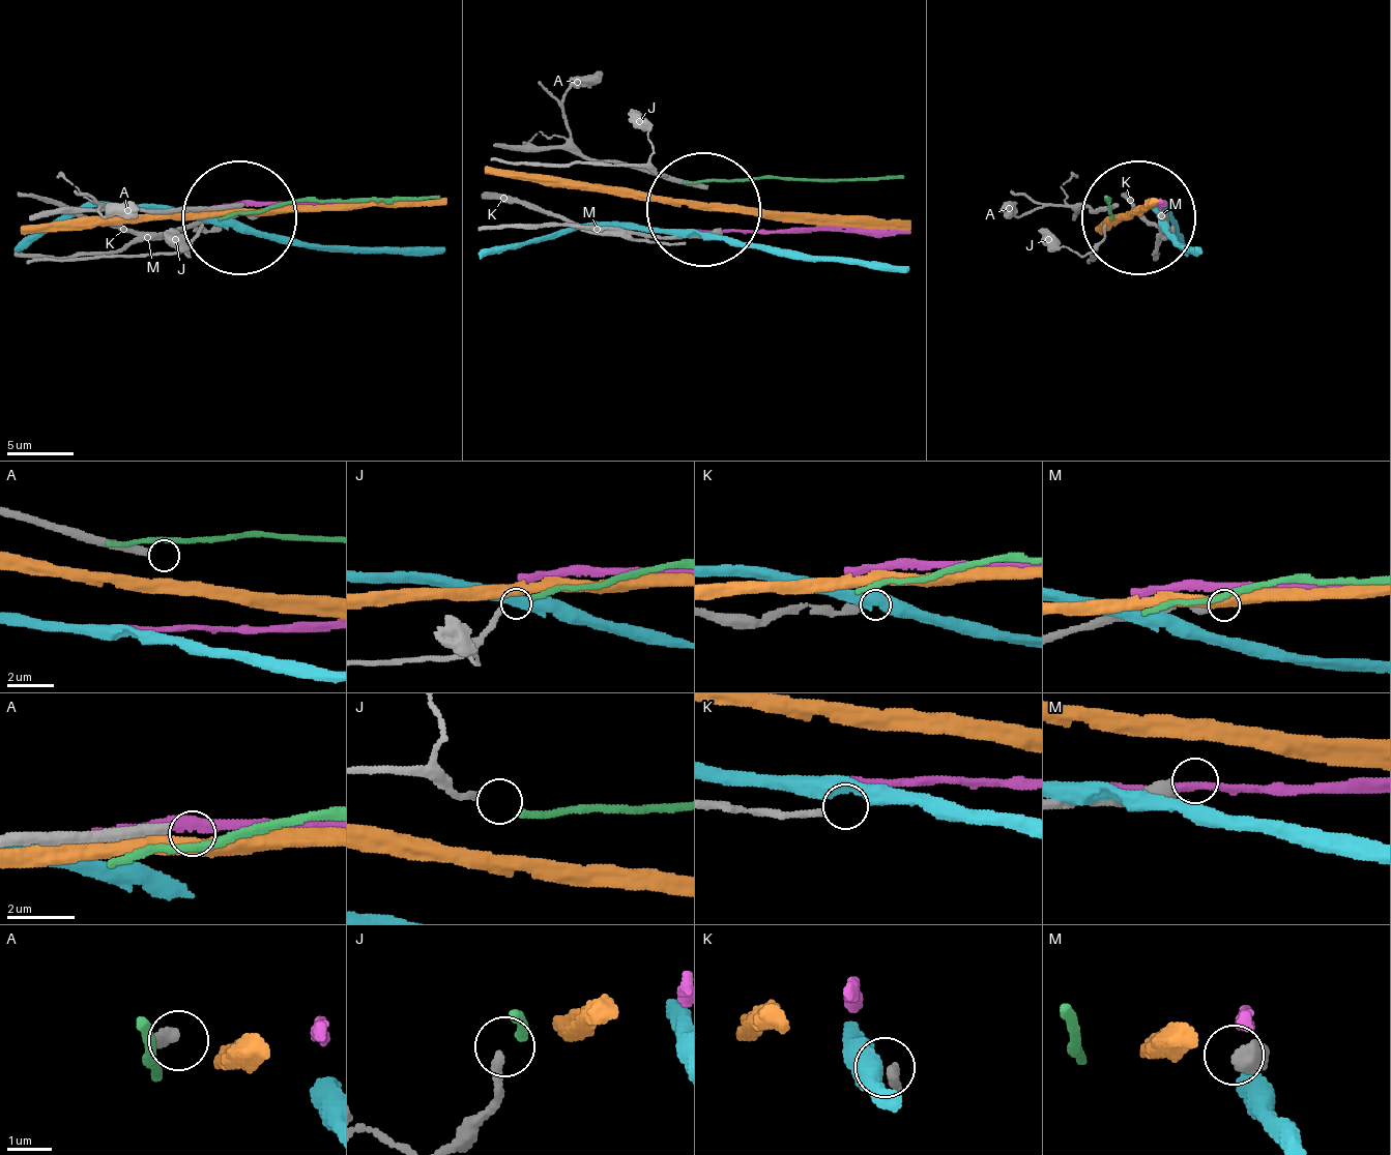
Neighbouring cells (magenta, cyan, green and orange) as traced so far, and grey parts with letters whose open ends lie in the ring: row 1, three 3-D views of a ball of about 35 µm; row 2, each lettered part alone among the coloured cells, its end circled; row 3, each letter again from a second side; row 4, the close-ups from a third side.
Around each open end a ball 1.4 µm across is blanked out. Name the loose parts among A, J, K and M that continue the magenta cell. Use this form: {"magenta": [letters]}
{"magenta": []}

